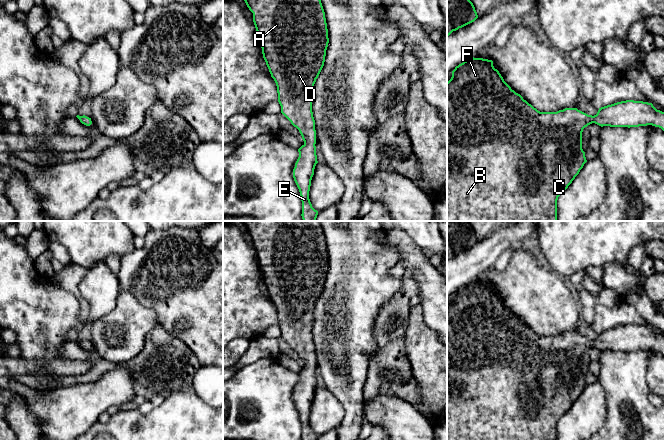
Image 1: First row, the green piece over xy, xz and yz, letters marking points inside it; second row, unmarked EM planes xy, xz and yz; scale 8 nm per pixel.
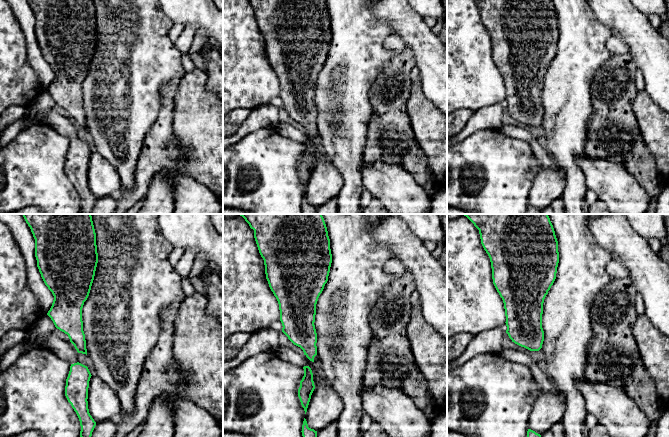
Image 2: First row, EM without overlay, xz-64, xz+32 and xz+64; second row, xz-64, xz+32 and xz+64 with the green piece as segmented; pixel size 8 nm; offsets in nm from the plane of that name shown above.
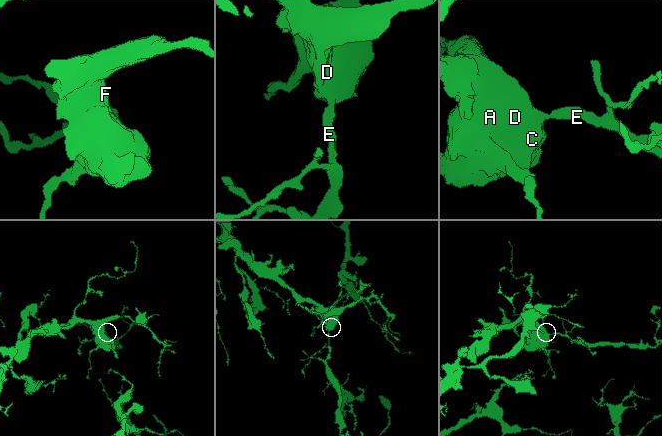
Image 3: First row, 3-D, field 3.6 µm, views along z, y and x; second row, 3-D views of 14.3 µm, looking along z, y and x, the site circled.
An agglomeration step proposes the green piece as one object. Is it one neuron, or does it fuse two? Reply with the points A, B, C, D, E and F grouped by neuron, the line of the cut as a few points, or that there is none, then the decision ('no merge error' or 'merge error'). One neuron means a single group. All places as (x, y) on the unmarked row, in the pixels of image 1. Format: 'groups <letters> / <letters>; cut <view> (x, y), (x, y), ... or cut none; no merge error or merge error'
groups A B C D E F; cut none; no merge error

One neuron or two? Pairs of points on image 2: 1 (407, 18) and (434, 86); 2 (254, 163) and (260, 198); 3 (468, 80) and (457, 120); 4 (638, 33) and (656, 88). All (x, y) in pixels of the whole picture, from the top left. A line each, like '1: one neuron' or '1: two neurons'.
1: one neuron
2: one neuron
3: two neurons
4: one neuron

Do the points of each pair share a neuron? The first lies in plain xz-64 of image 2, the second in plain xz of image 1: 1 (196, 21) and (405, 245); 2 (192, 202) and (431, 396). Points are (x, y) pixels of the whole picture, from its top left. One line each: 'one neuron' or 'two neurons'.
1: two neurons
2: two neurons

